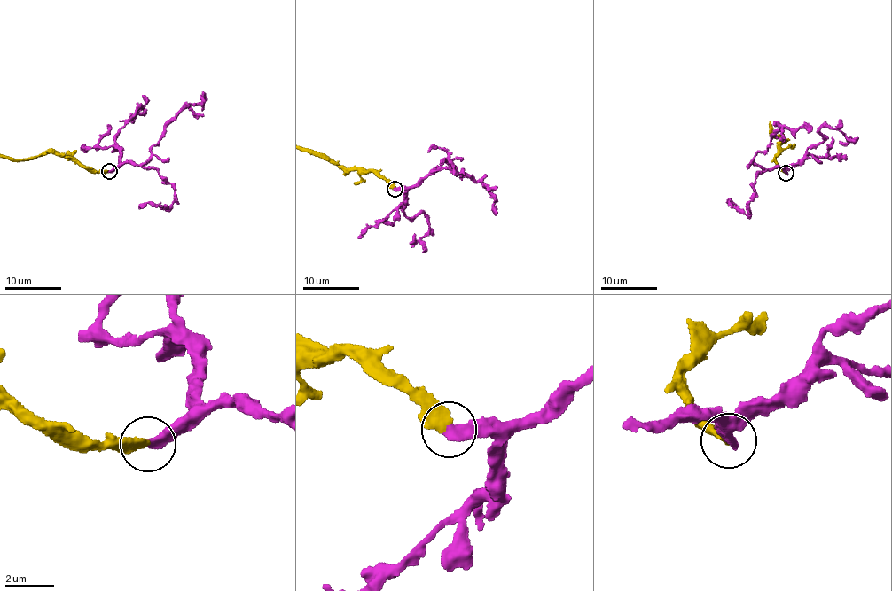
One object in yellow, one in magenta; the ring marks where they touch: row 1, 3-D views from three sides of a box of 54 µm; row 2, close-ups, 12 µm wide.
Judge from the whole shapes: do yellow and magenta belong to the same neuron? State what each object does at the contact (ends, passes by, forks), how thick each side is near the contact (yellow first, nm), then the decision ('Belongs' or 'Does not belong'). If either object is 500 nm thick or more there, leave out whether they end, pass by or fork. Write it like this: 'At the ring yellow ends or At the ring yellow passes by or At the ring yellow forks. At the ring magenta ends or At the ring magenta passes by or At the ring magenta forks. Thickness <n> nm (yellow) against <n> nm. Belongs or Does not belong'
At the ring yellow ends. At the ring magenta ends. Thickness 440 nm (yellow) against 440 nm. Belongs

